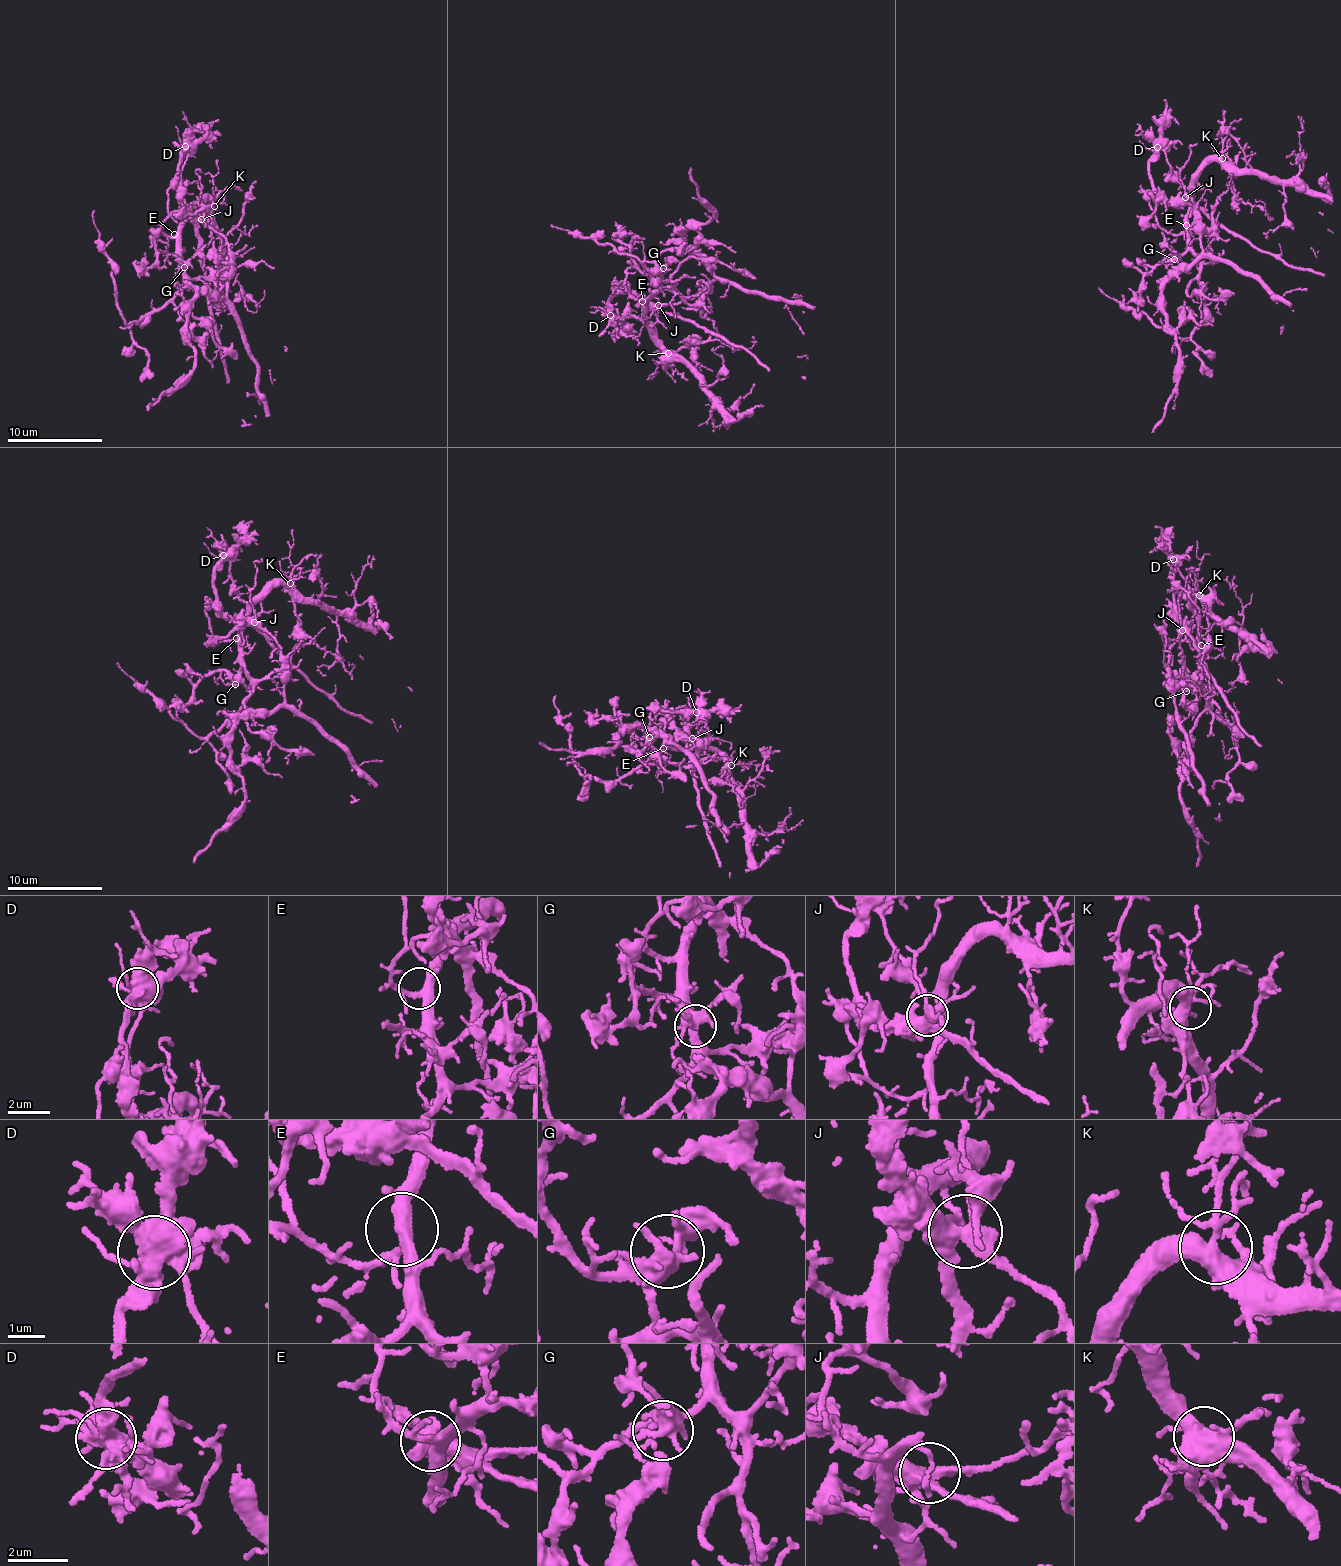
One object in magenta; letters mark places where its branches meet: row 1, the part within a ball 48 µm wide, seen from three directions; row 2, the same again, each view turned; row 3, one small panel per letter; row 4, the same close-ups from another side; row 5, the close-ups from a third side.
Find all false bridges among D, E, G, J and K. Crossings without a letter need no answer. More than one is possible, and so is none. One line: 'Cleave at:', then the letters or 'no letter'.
Cleave at: D, J

